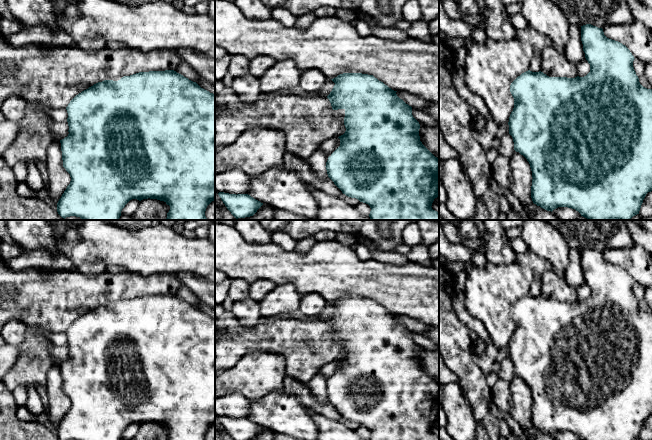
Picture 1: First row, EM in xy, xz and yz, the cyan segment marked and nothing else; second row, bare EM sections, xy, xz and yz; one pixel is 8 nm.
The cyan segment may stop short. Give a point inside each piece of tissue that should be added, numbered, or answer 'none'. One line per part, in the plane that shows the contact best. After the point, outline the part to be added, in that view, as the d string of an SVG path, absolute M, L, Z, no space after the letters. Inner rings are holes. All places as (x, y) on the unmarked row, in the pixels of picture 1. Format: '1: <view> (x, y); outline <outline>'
1: xz (340, 337); outline M338 333L338 334L333 334L331 337L332 341L337 342L339 341L341 345L344 345L345 341L345 333Z

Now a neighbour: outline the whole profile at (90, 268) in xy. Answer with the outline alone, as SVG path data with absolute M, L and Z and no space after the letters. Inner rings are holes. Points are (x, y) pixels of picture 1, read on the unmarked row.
M87 262L79 265L76 269L84 274L94 275L106 270L106 265L102 262Z

